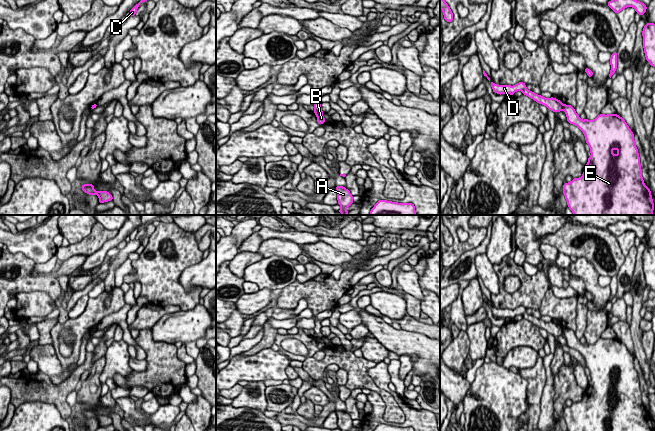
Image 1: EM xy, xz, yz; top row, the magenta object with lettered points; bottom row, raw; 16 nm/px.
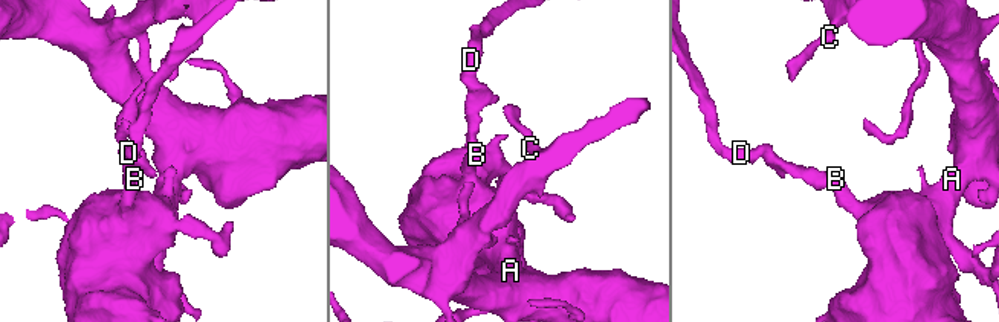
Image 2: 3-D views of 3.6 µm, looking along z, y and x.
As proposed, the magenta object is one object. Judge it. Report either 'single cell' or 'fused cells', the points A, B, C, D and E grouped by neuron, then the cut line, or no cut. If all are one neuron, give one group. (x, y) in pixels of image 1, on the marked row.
fused cells; groups A B C E / D; cut xz (321, 113), (316, 115)

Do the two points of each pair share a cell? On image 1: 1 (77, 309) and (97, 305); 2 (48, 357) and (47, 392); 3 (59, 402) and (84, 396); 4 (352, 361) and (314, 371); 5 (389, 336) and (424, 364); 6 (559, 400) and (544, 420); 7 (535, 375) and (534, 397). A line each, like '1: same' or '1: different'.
1: different
2: different
3: different
4: same
5: same
6: different
7: same

